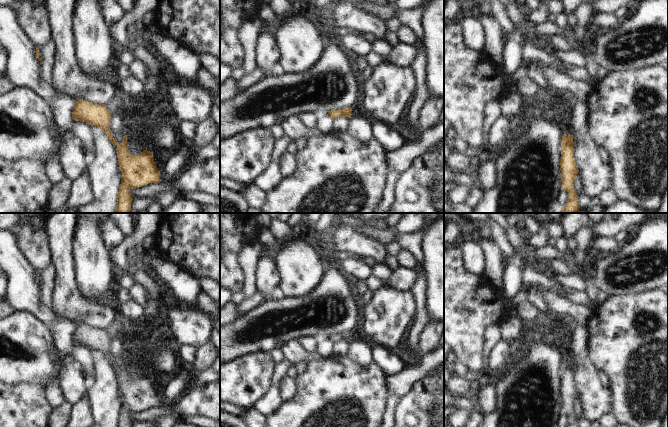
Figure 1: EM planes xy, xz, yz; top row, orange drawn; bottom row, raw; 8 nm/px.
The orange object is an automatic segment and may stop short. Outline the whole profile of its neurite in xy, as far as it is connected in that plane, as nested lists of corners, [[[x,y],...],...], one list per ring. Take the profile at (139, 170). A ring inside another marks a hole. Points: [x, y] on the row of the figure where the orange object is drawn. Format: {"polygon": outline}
{"polygon": [[[78,100],[74,106],[73,112],[72,112],[72,118],[74,120],[80,121],[80,122],[86,122],[90,126],[95,126],[97,128],[100,128],[105,132],[107,135],[109,141],[117,146],[116,153],[117,153],[117,159],[118,159],[118,165],[122,172],[122,179],[121,184],[119,185],[119,192],[117,196],[117,206],[116,206],[116,213],[128,213],[131,210],[131,203],[133,201],[133,198],[130,194],[130,190],[132,188],[139,188],[142,186],[145,186],[150,183],[160,183],[160,171],[155,165],[153,153],[144,150],[138,155],[132,155],[130,151],[128,150],[127,145],[127,136],[123,136],[123,143],[116,142],[113,138],[112,134],[110,133],[110,119],[111,114],[106,108],[106,105],[104,104],[94,104],[86,100]]]}

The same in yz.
{"polygon": [[[563,134],[561,142],[560,171],[562,187],[568,192],[568,201],[561,211],[563,213],[576,213],[579,211],[578,195],[574,189],[578,167],[574,159],[573,136]]]}

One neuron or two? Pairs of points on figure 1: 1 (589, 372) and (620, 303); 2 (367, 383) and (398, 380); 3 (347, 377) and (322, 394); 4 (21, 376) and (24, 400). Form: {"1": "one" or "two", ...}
{"1": "two", "2": "two", "3": "one", "4": "two"}

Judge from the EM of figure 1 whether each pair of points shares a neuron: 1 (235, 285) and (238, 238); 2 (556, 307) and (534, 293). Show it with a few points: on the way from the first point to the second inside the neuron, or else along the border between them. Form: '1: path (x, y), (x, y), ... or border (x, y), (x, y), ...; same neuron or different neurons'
1: path (230, 273), (230, 250); same neuron
2: border (546, 289), (544, 301), (548, 306); different neurons

